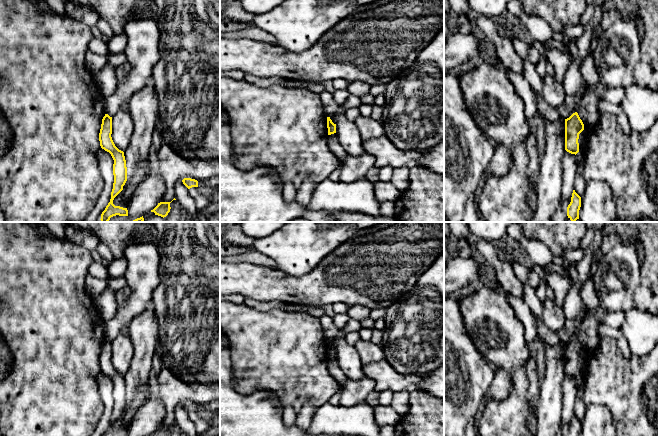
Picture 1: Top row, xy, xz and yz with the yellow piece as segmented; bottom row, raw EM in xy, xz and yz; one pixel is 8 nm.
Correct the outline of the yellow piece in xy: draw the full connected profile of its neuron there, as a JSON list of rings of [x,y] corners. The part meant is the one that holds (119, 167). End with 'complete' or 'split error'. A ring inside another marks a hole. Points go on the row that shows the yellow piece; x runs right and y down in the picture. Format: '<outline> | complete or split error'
[[[108,114],[102,119],[101,129],[99,133],[100,146],[105,151],[109,152],[114,160],[113,175],[114,183],[111,192],[111,199],[105,210],[101,214],[101,222],[108,222],[111,217],[128,216],[127,208],[115,206],[113,204],[114,198],[123,190],[123,186],[127,181],[127,167],[124,152],[119,150],[111,137],[112,134],[112,117]]] | complete

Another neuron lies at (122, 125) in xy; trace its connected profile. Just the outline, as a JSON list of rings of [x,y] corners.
[[[119,109],[112,117],[112,140],[115,146],[125,151],[130,143],[130,138],[134,129],[130,111]]]

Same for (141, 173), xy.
[[[147,160],[140,164],[132,173],[131,179],[128,181],[127,187],[123,190],[124,203],[128,204],[134,195],[138,185],[146,180],[149,176],[149,169],[147,167]]]

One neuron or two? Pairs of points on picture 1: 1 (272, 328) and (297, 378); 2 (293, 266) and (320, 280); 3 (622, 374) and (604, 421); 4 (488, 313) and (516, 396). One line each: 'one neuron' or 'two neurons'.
1: one neuron
2: two neurons
3: two neurons
4: one neuron

